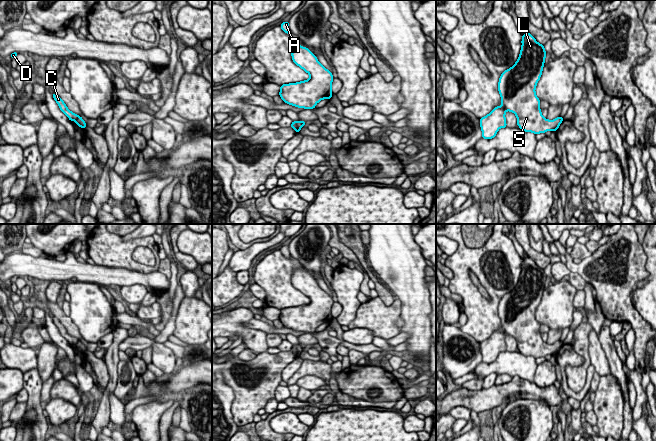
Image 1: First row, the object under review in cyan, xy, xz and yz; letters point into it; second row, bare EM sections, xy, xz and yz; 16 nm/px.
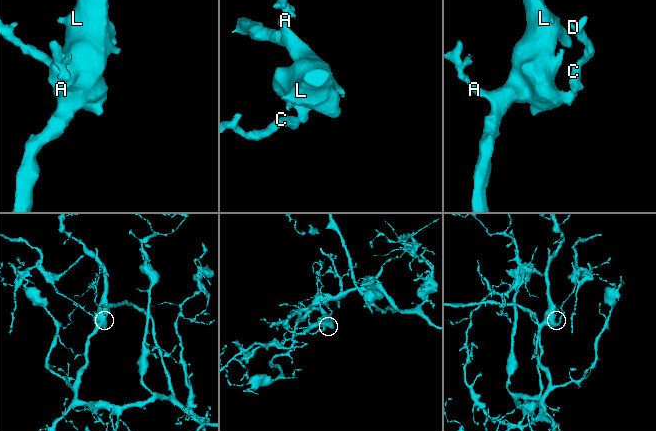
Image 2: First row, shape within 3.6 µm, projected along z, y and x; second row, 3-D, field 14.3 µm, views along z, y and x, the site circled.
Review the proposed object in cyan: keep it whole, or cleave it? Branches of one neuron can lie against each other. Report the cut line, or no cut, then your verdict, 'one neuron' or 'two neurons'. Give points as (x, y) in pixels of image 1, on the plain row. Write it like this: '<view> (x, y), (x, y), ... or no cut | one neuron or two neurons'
xy (79, 340), (75, 345) | two neurons

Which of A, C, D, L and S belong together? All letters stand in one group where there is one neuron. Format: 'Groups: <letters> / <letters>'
Groups: A L S / C D

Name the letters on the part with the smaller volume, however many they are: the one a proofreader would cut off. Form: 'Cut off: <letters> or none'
Cut off: C, D

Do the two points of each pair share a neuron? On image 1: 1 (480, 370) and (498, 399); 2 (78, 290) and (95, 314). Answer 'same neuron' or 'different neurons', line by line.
1: different neurons
2: same neuron

